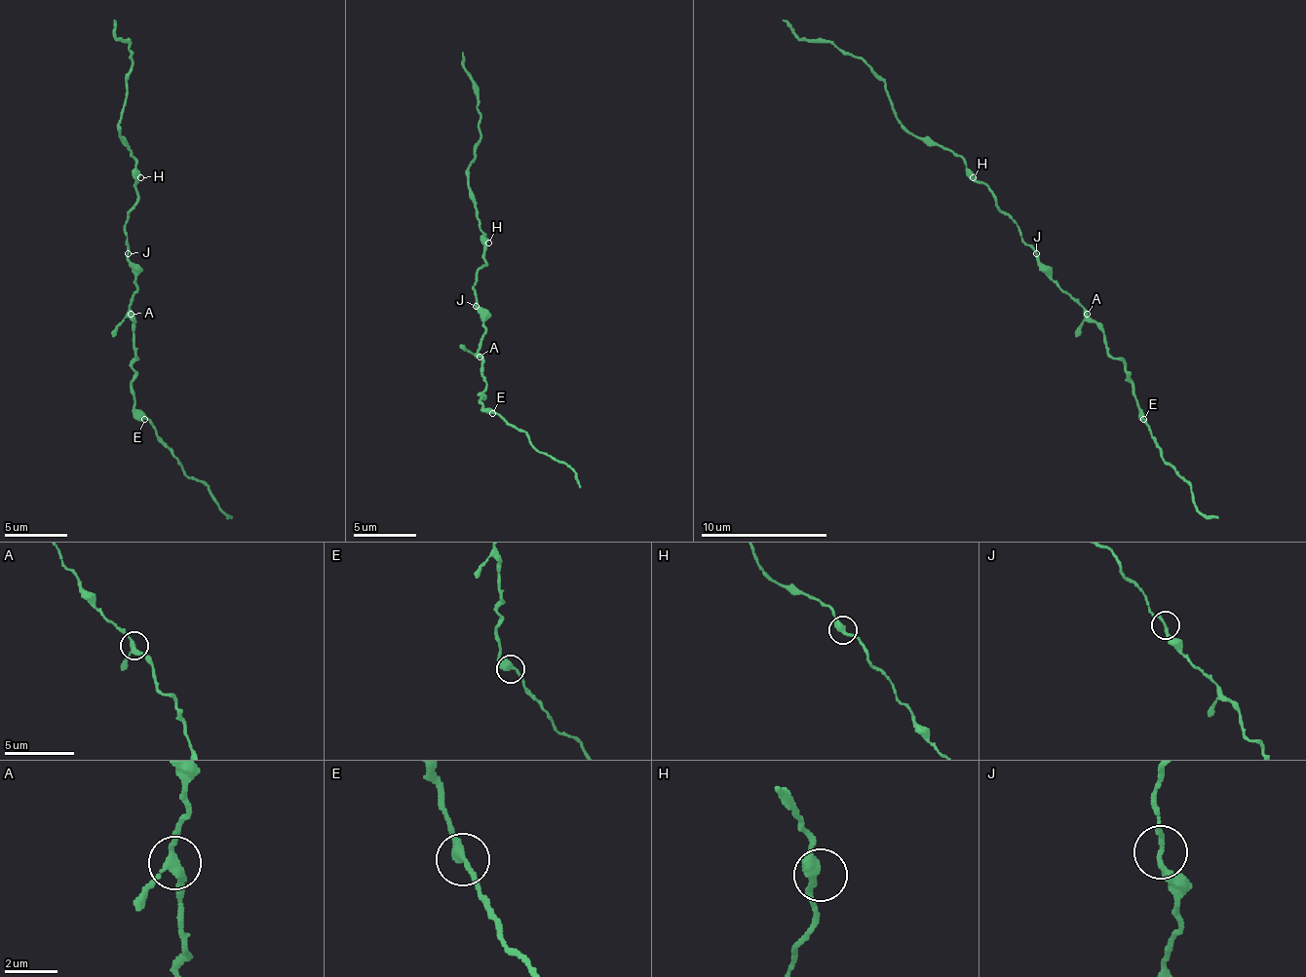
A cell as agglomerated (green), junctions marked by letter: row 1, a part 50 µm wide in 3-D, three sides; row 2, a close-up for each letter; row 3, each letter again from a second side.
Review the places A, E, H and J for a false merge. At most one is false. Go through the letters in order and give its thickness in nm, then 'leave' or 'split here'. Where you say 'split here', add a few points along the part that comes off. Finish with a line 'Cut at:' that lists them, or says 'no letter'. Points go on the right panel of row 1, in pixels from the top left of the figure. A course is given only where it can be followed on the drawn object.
A: 260 nm | leave
E: 360 nm | leave
H: 360 nm | leave
J: 180 nm | leave
Cut at: no letter

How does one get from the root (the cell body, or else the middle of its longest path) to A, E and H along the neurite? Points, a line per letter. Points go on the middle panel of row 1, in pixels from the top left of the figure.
A: (476, 306), (485, 331), (480, 356)
E: (476, 306), (485, 331), (480, 350), (485, 392), (480, 400), (492, 413)
H: (476, 306), (473, 283), (476, 274), (485, 265), (485, 245), (488, 243)

